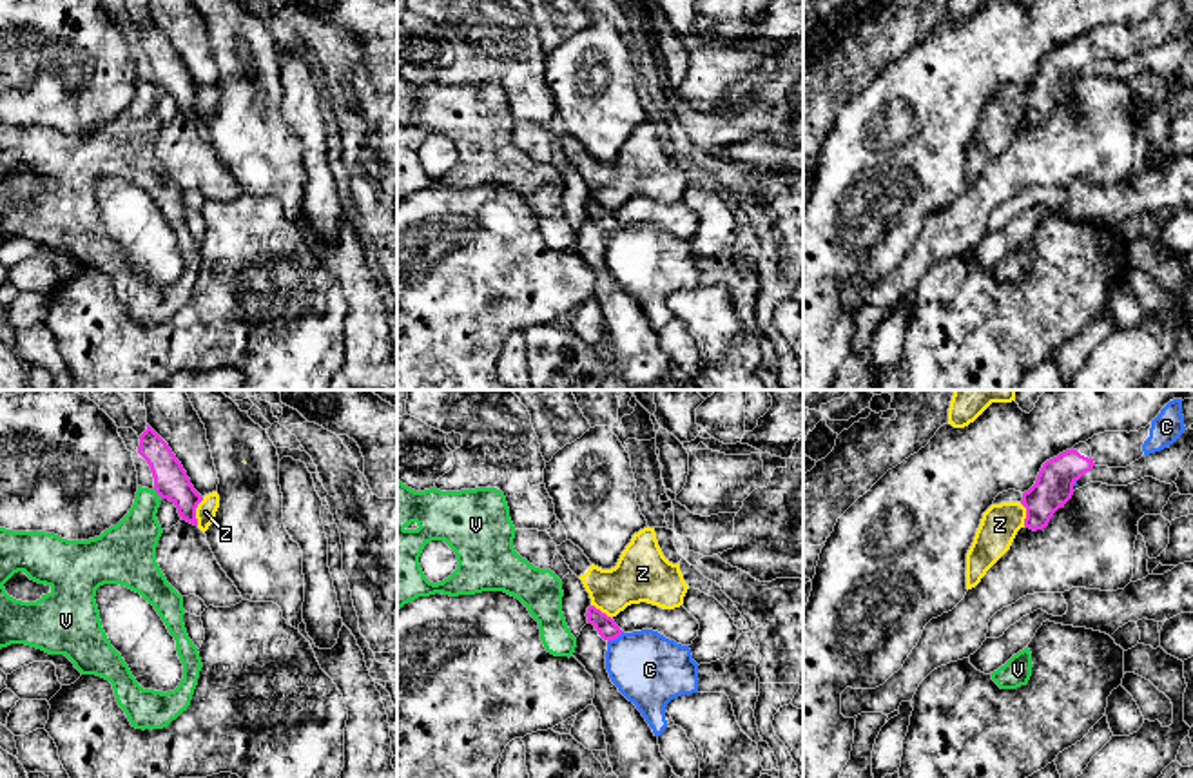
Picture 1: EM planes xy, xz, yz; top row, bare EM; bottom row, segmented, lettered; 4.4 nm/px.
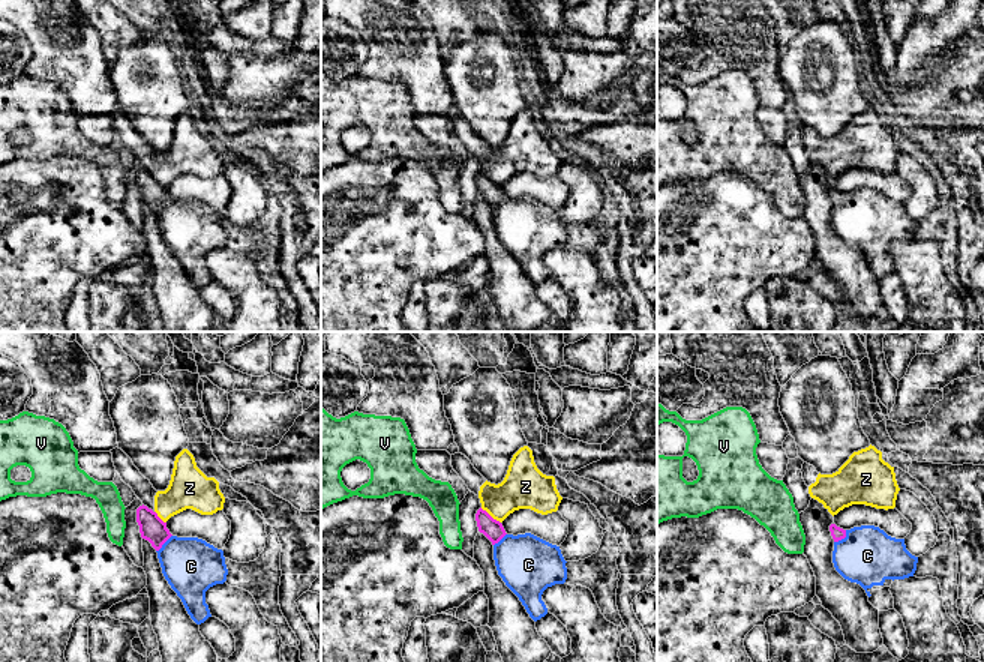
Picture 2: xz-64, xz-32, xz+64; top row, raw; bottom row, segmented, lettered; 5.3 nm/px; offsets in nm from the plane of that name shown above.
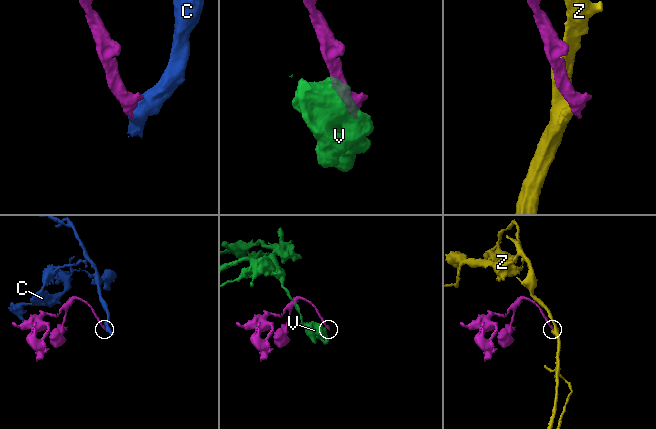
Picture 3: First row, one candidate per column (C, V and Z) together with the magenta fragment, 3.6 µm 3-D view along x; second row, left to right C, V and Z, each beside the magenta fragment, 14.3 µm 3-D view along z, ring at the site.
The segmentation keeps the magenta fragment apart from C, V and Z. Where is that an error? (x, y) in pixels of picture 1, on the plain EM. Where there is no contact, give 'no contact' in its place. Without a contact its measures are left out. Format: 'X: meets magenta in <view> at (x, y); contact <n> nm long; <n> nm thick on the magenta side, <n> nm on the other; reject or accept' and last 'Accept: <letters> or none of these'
C: meets magenta in xz at (615, 231); contact 90 nm long; 90 nm thick on the magenta side, 320 nm on the other; accept
V: meets magenta in xy at (158, 87); contact 60 nm long; 150 nm thick on the magenta side, 220 nm on the other; reject
Z: meets magenta in xy at (194, 106); contact 130 nm long; 150 nm thick on the magenta side, 90 nm on the other; reject
Accept: C

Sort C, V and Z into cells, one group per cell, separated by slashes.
C / V / Z

